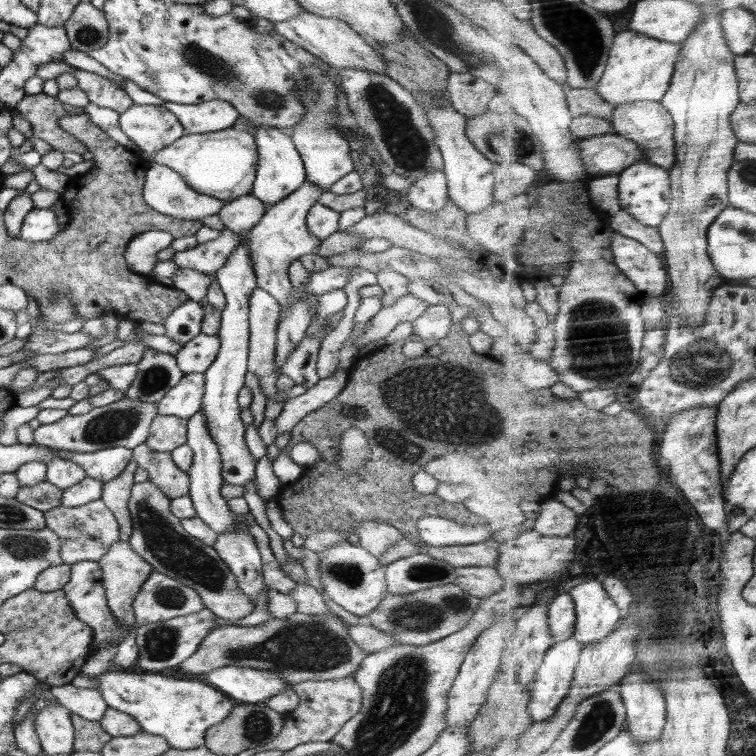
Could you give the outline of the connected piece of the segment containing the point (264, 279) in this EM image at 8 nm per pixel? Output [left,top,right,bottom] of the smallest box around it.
[246,179,324,319]

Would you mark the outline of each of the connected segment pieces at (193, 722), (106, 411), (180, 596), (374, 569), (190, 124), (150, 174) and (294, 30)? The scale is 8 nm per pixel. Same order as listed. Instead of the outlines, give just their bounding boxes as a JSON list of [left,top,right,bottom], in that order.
[[96,670,234,750],[33,395,158,453],[132,571,205,628],[320,541,387,621],[163,100,240,134],[143,161,222,221],[273,9,387,74]]

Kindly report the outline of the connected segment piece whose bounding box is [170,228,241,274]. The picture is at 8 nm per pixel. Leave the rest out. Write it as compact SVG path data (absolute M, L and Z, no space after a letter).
M224 228L220 236L212 242L197 244L195 248L183 252L174 252L174 261L179 268L191 268L206 274L215 274L230 259L232 252L240 245L241 238Z

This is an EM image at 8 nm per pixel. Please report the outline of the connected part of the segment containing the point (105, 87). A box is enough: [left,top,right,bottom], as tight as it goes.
[73,69,133,114]

